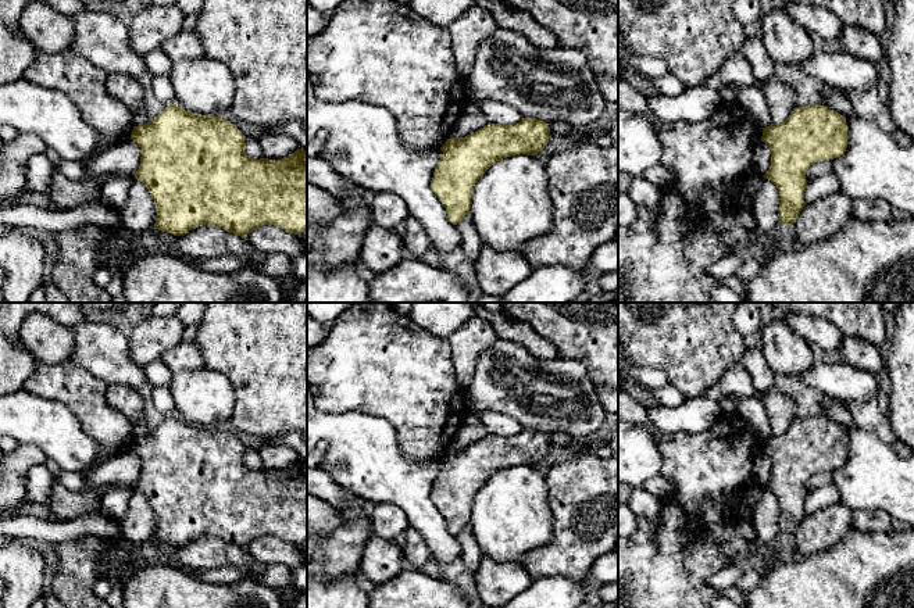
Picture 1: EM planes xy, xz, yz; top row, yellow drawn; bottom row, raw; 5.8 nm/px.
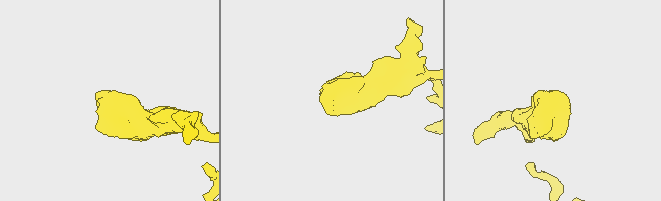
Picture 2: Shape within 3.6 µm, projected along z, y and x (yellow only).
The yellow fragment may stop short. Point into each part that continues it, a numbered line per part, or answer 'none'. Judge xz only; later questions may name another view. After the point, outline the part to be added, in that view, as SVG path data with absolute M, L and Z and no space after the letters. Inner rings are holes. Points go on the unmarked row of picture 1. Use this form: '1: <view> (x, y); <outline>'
none

